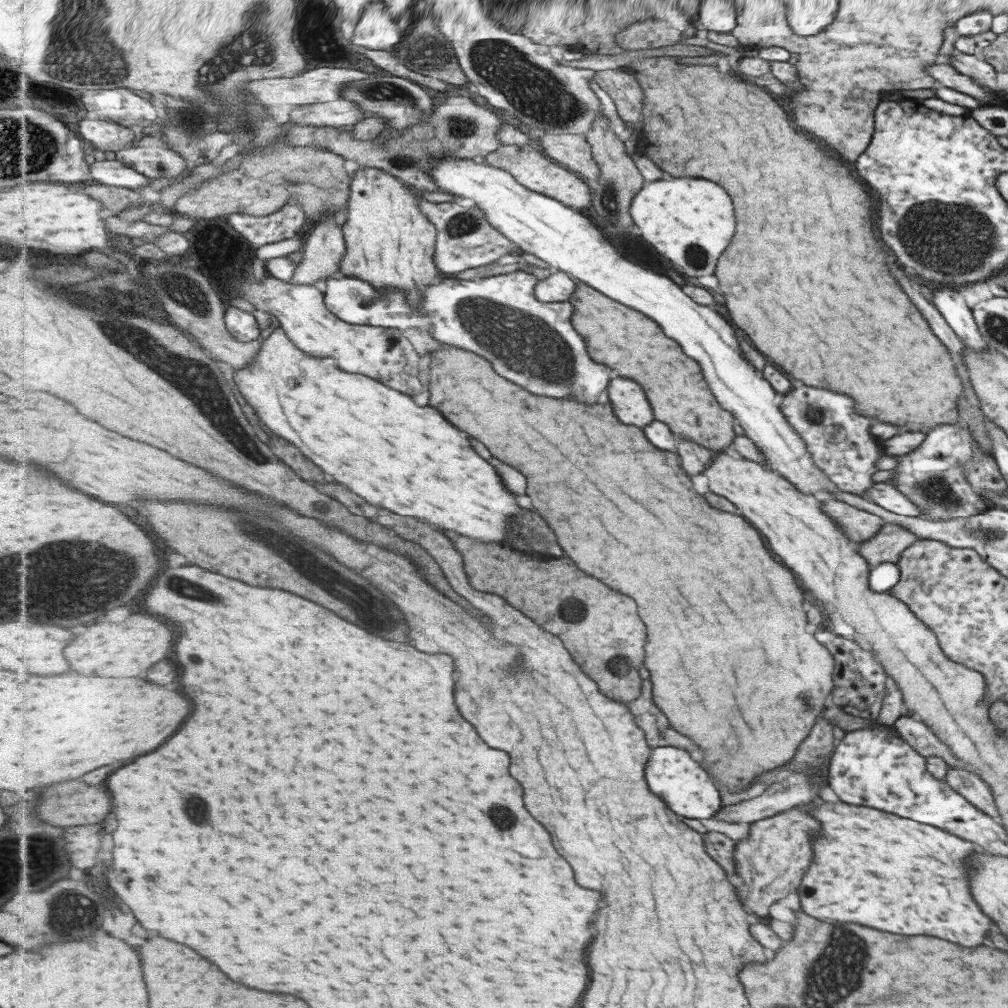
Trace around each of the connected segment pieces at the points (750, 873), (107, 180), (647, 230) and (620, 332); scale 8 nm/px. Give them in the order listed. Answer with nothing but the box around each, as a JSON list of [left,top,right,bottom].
[[734,808,819,917],[91,160,149,189],[631,176,735,276],[570,281,735,453]]

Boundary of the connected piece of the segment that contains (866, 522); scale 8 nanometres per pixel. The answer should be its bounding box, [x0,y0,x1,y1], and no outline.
[827,499,882,543]

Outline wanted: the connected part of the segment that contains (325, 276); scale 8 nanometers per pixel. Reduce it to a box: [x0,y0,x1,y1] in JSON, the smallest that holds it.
[289,213,347,285]

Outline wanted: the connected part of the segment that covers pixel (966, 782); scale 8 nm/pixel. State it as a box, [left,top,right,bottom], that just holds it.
[944,767,995,818]

